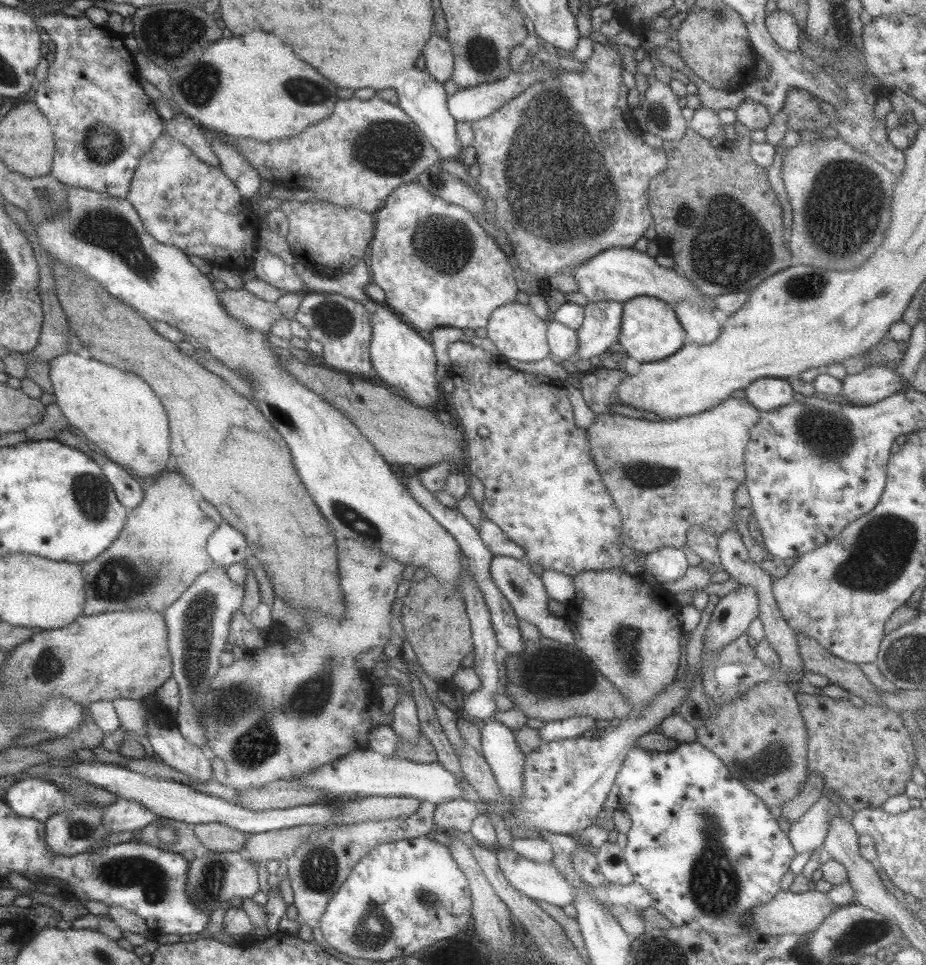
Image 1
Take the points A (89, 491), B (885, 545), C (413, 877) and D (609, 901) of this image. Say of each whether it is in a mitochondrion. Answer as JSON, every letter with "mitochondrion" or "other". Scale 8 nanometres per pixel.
{"A":"mitochondrion","B":"mitochondrion","C":"other","D":"other"}

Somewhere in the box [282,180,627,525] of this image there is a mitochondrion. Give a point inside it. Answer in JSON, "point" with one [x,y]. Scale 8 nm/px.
{"point":[447,246]}

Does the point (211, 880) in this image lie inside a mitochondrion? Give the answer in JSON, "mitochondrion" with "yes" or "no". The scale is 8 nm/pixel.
{"mitochondrion":"yes"}

